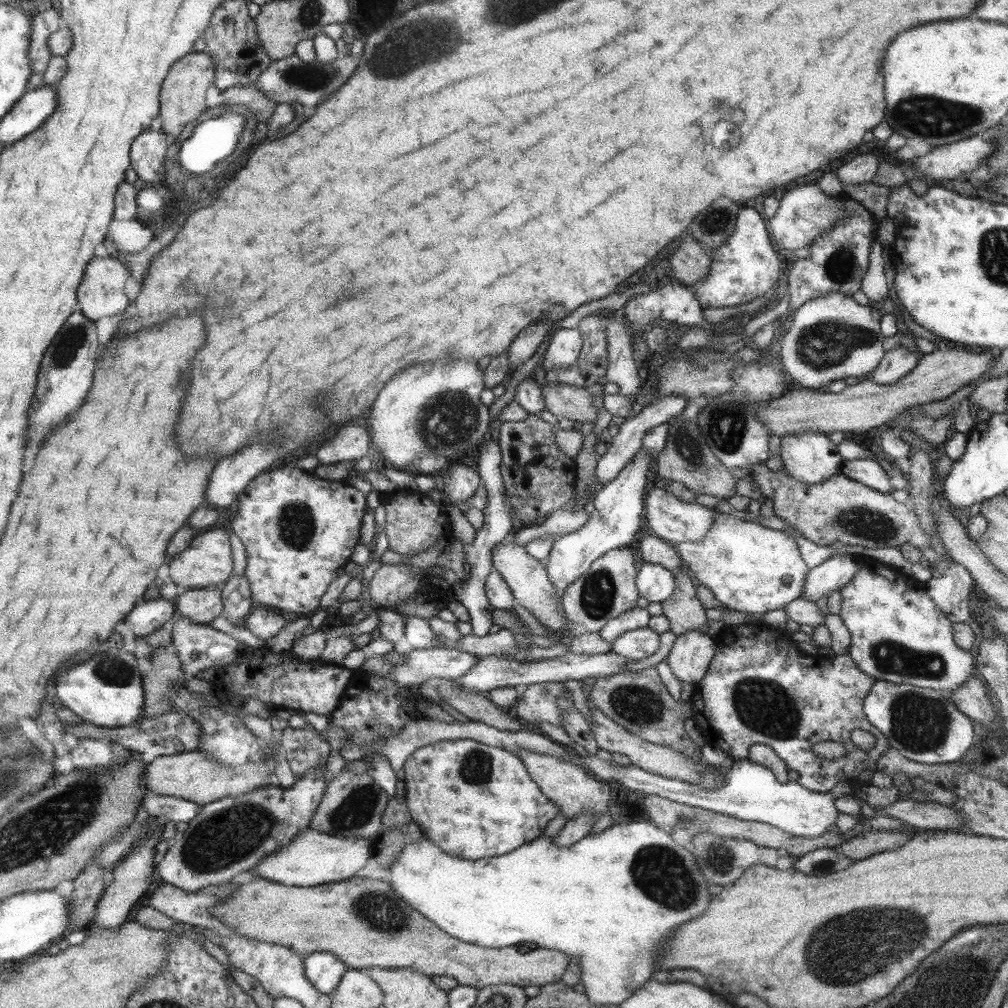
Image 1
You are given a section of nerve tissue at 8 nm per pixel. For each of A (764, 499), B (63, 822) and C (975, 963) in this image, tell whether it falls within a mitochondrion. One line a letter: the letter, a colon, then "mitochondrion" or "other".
A: other
B: mitochondrion
C: mitochondrion

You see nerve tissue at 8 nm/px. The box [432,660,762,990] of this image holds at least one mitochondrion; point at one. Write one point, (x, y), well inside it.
(662, 868)

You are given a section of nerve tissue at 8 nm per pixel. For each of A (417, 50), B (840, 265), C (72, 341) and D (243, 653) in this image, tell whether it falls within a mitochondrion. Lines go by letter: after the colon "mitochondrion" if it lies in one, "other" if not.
A: mitochondrion
B: mitochondrion
C: mitochondrion
D: other

